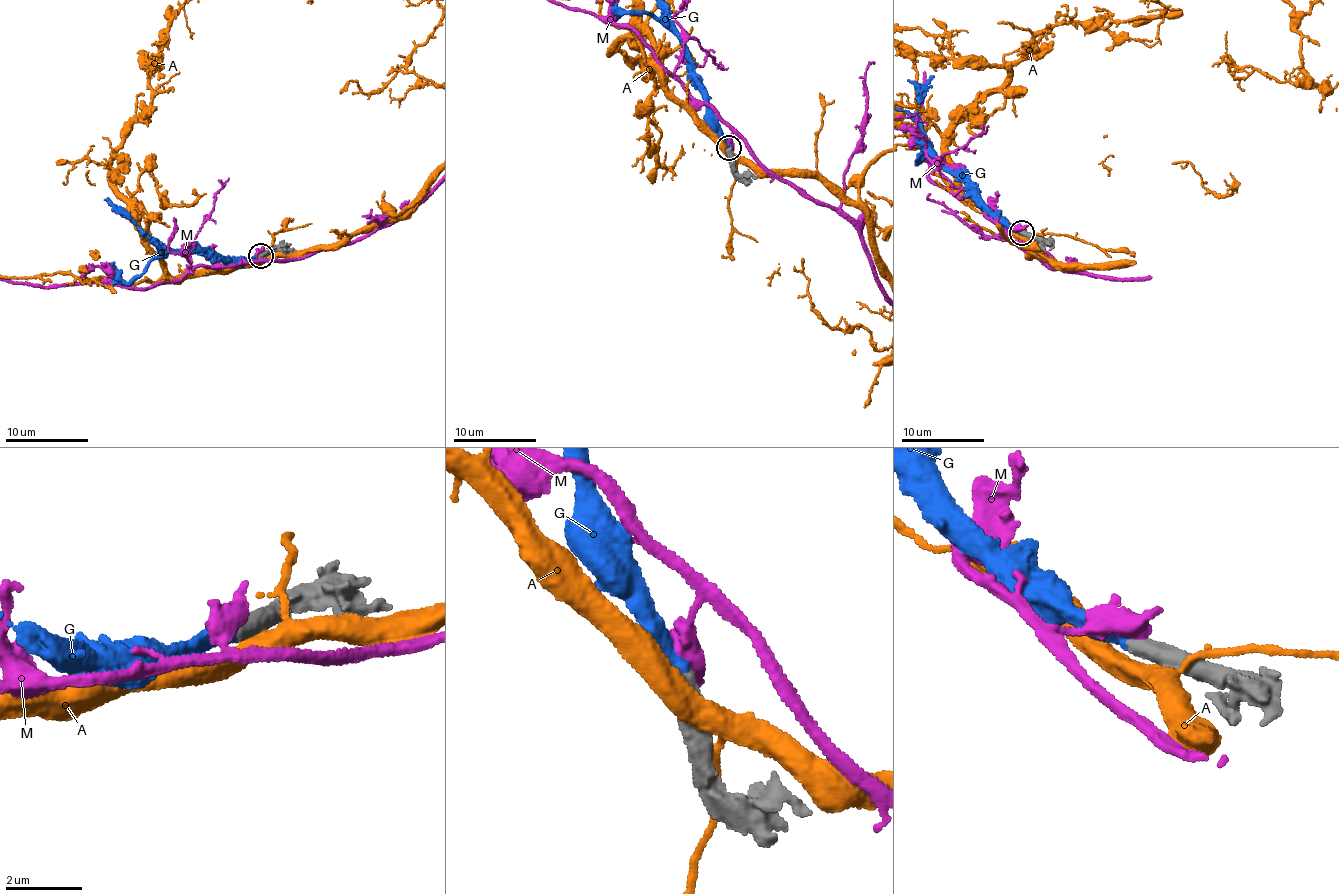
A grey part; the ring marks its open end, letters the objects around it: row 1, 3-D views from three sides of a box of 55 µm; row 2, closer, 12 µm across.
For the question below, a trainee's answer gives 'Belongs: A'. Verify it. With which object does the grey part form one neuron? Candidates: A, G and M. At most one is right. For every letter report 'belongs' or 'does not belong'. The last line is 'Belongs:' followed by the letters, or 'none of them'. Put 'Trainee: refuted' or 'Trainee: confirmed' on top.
Trainee: refuted
A: does not belong
G: belongs
M: does not belong
Belongs: G

